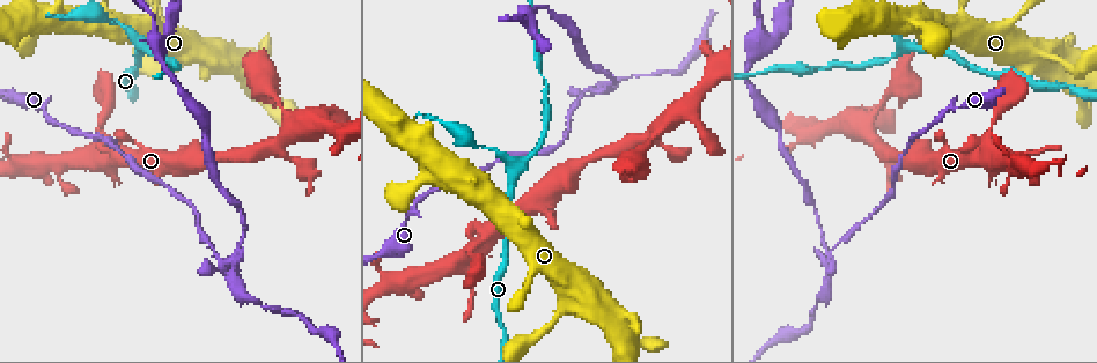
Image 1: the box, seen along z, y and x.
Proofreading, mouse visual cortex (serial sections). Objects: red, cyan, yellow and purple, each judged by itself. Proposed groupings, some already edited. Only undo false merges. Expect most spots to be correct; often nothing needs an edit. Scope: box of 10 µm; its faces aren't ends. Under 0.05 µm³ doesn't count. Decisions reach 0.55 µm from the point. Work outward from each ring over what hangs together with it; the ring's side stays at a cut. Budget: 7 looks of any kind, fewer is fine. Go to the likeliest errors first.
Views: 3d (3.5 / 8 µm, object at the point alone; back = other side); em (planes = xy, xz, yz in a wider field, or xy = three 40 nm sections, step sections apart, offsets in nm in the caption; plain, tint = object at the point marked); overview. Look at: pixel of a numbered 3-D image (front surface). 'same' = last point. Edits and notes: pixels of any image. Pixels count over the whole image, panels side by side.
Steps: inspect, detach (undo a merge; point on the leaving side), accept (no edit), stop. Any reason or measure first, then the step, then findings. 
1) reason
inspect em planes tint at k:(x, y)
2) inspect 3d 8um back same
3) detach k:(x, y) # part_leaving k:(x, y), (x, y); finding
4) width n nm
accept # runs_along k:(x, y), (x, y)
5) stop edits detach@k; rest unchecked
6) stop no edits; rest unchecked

two arms in line, one across
inspect 3d 3.5um at 1:(218, 262)

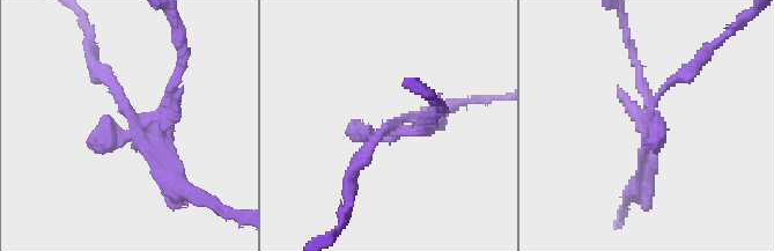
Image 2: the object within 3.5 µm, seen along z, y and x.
inspect em xy step 2 tint at 2:(134, 117)

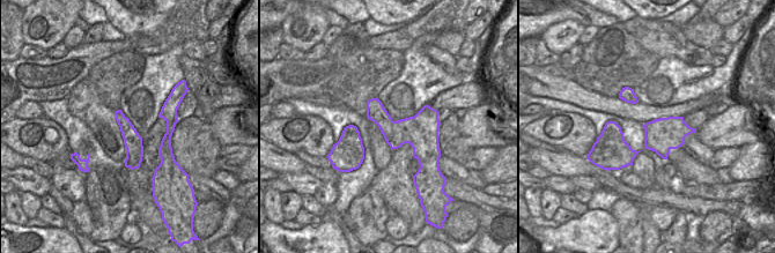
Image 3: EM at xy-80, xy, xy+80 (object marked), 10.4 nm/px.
detach 2:(642, 87) # part_leaving 2:(140, 118), (166, 108), (179, 36); two cells meet here

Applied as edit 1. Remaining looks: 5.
calibre changes
inspect 3d 3.5um at 1:(481, 145)

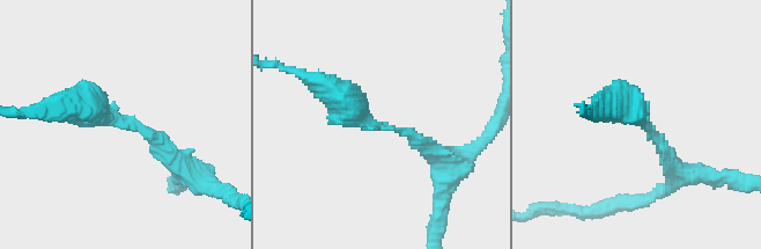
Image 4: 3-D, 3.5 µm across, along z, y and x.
arm_widths 250, 450 nm; shape alone is not enough
inspect em xy step 3 tint at 4:(121, 125)

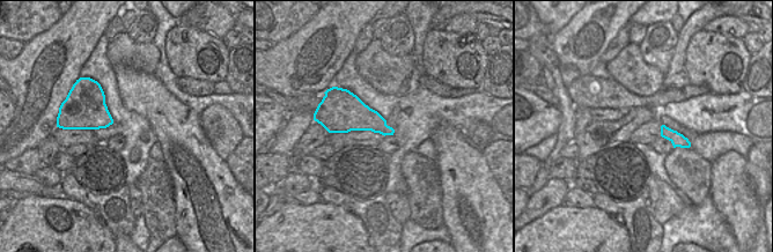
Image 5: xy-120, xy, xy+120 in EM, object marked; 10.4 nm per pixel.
accept # runs_along 4:(435, 149), (363, 121), (318, 82); all the same cell

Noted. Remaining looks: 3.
thick turns thin
inspect 3d 8um at 1:(632, 155)

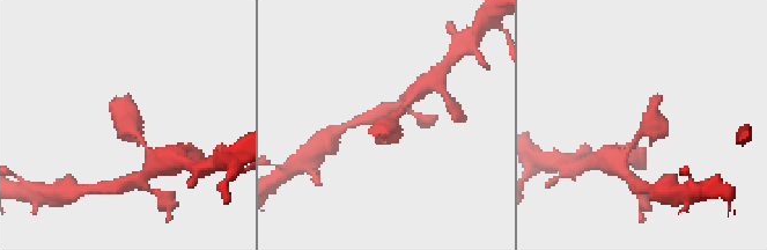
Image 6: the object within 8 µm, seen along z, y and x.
inspect em xy step 5 tint same

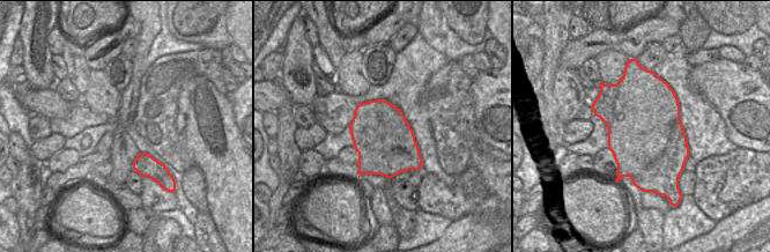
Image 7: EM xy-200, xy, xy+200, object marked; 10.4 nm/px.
accept # runs_along 6:(634, 142), (662, 96); one cell here

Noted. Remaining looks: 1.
stop edits detach@2; rest unchecked

